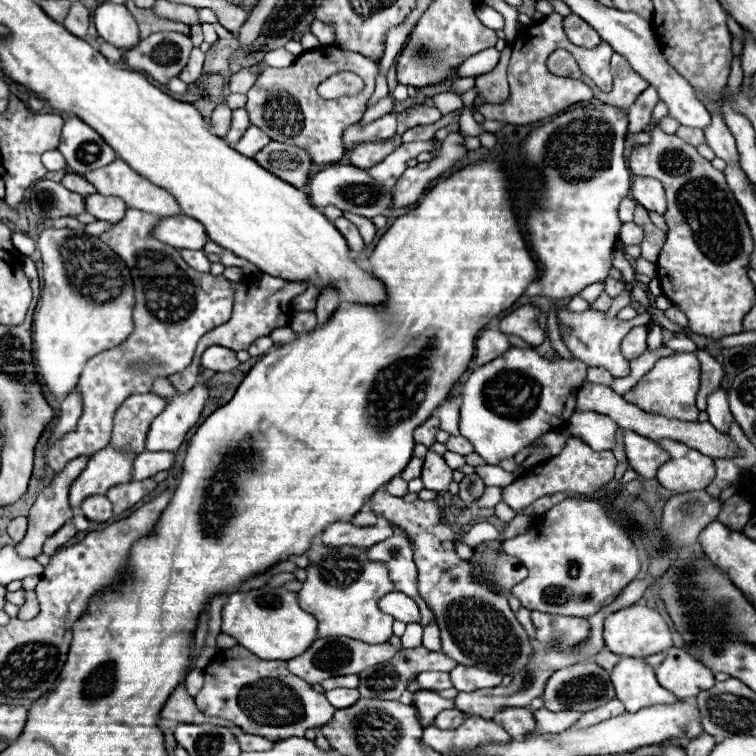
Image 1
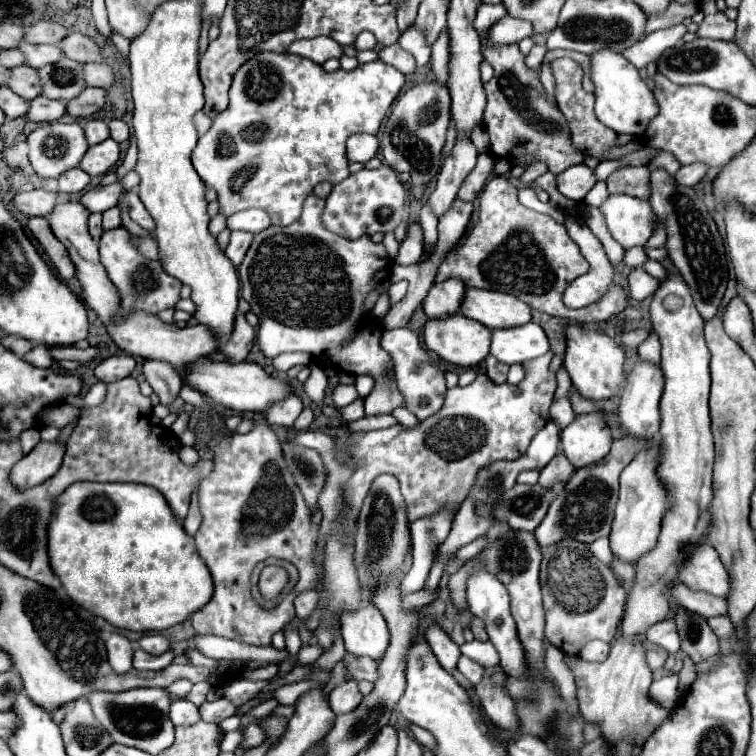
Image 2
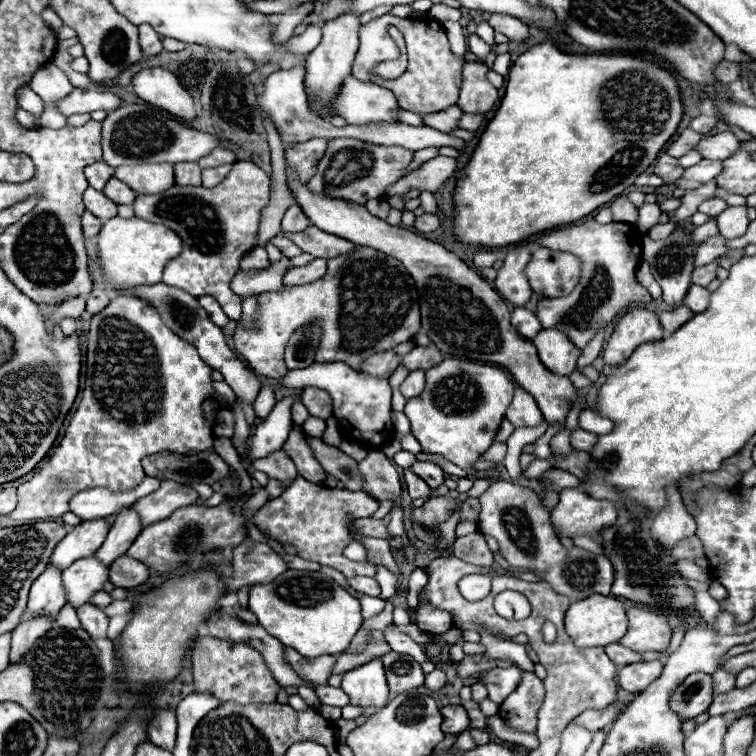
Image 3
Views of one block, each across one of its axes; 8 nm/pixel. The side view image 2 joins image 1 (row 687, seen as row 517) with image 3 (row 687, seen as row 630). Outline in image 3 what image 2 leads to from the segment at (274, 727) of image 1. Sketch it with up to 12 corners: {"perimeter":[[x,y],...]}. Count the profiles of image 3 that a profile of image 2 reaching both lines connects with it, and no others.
{"perimeter":[[196,638],[196,692],[276,702],[278,682],[246,644]]}

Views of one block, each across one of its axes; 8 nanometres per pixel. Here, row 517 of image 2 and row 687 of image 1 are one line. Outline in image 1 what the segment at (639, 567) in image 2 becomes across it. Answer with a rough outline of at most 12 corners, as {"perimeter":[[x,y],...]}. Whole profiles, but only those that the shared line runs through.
{"perimeter":[[682,648],[668,650],[658,682],[678,698],[716,684]]}

